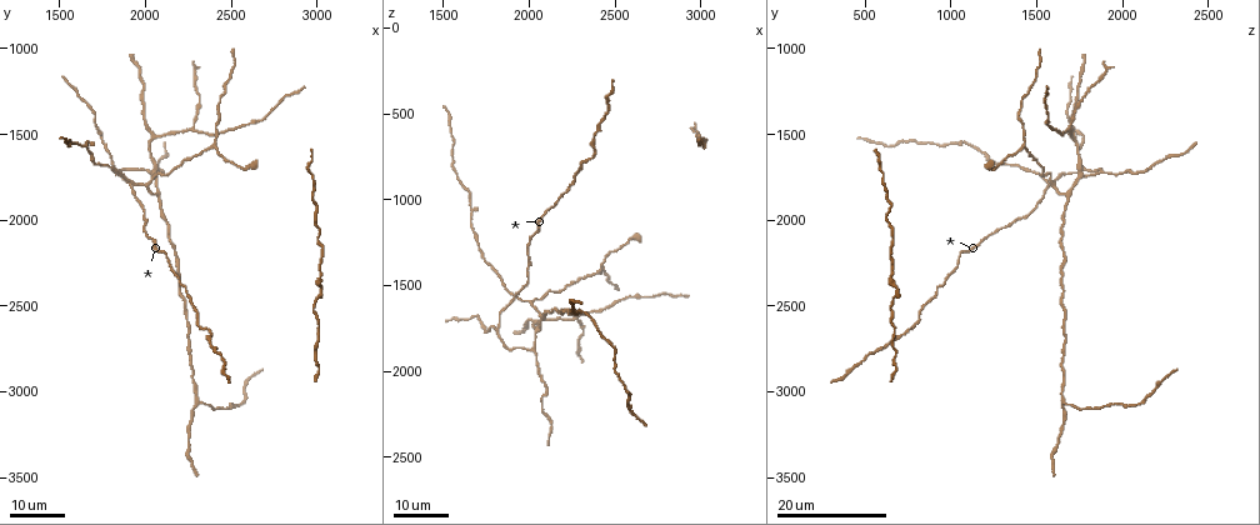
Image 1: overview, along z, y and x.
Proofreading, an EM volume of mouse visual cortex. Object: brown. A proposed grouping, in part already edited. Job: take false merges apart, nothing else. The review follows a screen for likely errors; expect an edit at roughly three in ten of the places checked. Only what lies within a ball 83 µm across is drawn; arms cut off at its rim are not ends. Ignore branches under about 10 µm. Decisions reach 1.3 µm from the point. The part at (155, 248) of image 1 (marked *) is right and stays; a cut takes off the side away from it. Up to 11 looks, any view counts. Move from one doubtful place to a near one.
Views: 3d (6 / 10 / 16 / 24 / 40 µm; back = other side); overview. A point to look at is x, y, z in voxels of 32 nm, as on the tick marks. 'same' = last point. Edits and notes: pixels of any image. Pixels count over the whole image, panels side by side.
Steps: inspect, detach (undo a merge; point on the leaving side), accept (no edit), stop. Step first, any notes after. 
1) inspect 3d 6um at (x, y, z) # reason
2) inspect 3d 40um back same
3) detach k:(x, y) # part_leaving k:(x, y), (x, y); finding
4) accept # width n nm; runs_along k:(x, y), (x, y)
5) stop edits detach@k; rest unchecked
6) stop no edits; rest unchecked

inspect 3d 24um at (2280, 1480, 1680) # three-way junction

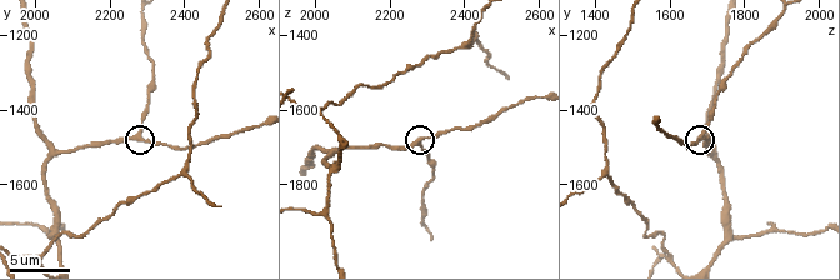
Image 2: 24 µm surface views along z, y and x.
inspect 3d 6um at (2280, 1460, 1680) # zoom in

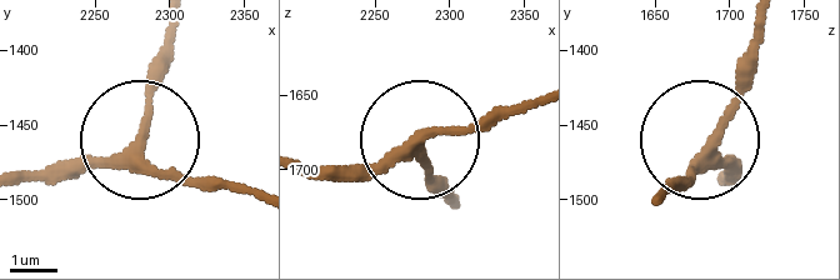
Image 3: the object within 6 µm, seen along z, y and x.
accept # side_arm 16 um; runs_along 3:(26, 179), (121, 151), (165, 48); all the same neuron

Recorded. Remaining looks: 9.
inspect 3d 10um at (2410, 1570, 1430) # arms part here

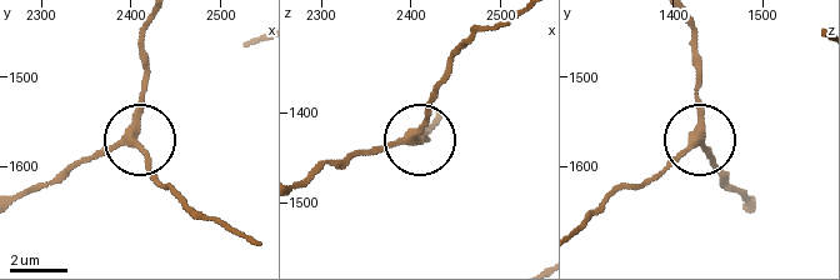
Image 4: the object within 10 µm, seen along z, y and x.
accept # arms 3; runs_along 4:(26, 194), (131, 141), (153, 181); one neuron here

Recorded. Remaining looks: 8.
inspect 3d 10um at (2050, 1510, 1710) # branch point

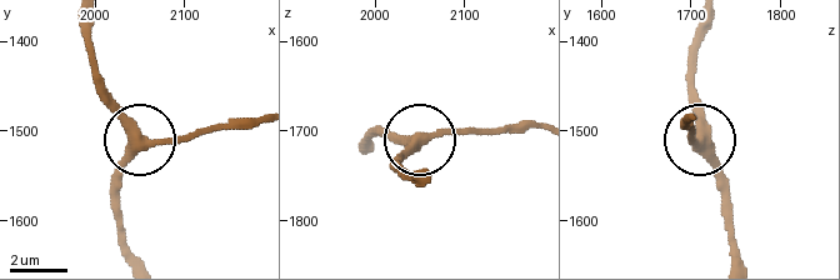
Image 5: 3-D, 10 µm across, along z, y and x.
accept # width 320 nm; runs_along 5:(730, 253), (723, 174), (701, 130), (694, 83); continuous, no second neuron

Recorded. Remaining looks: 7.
inspect 3d 10um at (2040, 1740, 1760) # a fork

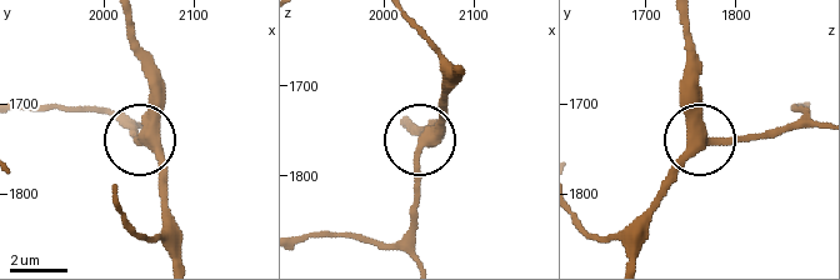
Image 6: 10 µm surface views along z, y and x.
accept # runs_along 6:(585, 225), (599, 235), (628, 225), (693, 141), (769, 140); continuous, no second neuron

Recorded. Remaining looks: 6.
inspect 3d 24um at (2080, 1880, 1680) # three arms meet

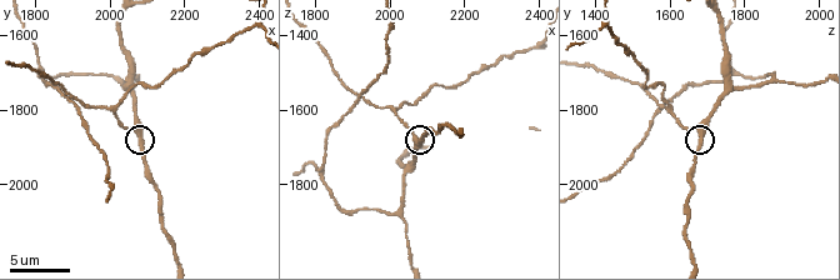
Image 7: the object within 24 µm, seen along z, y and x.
inspect 3d 10um at (2080, 1870, 1690)

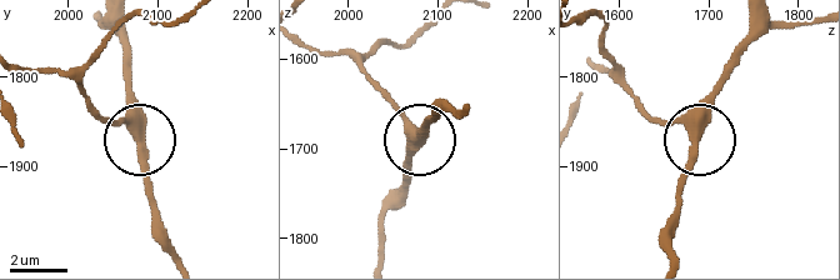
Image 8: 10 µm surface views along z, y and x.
accept # runs_along 8:(21, 66), (64, 75), (93, 109), (140, 133), (129, 69); all the same neuron

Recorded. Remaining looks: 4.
inspect 3d 10um at (1820, 1700, 1780) # branch point

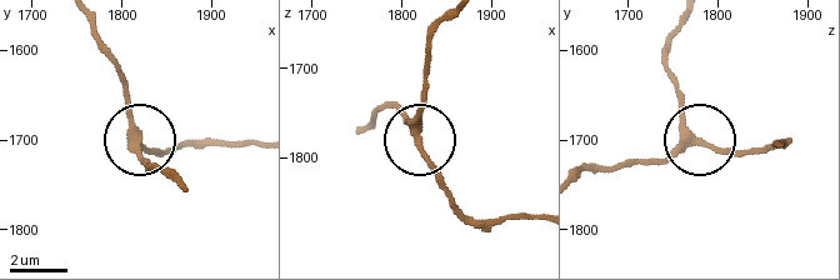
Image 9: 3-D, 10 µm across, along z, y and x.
accept # arms 3; runs_along 9:(441, 21), (426, 50), (420, 134), (405, 114); all the same neuron

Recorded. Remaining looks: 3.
stop no edits; rest unchecked

